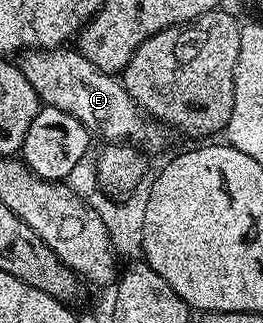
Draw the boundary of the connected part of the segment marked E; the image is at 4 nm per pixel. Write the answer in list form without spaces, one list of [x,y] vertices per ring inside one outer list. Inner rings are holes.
[[[36,48],[26,51],[18,59],[17,65],[25,80],[29,80],[33,92],[37,92],[43,106],[69,112],[69,116],[81,120],[83,127],[91,131],[96,139],[104,138],[102,141],[107,144],[130,144],[143,152],[159,150],[166,144],[168,131],[139,109],[122,81],[116,75],[97,68],[97,64],[89,64],[78,49]]]

